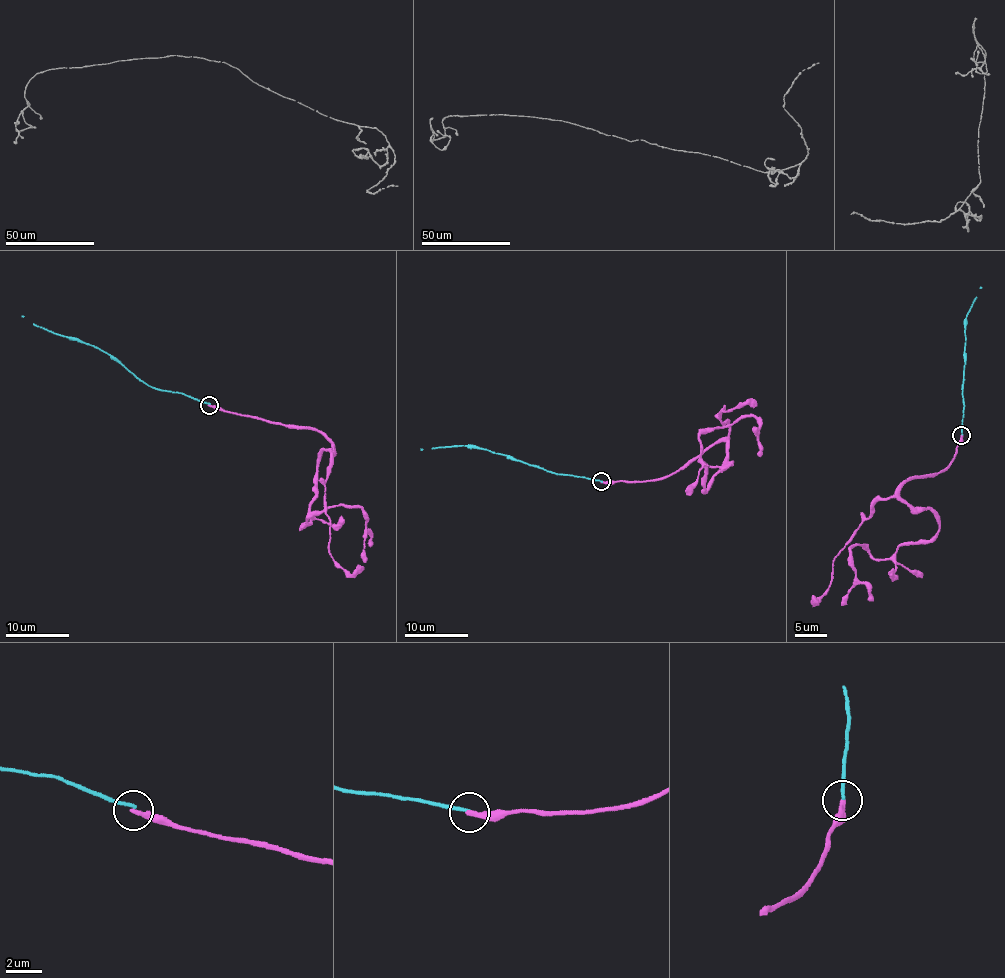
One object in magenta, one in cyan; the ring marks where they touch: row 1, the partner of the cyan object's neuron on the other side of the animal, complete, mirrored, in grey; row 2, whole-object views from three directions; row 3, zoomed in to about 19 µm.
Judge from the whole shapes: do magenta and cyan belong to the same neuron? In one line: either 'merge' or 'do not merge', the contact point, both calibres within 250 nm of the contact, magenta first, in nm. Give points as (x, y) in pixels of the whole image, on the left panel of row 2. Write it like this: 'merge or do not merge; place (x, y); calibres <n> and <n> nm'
do not merge; place (209, 405); calibres 300 and 190 nm

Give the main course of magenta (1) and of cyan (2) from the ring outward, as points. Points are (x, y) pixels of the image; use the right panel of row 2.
1: (962, 435), (947, 469), (900, 496), (932, 511), (939, 532), (889, 558), (852, 547), (856, 585), (841, 605)
2: (962, 435), (965, 317), (982, 287)

